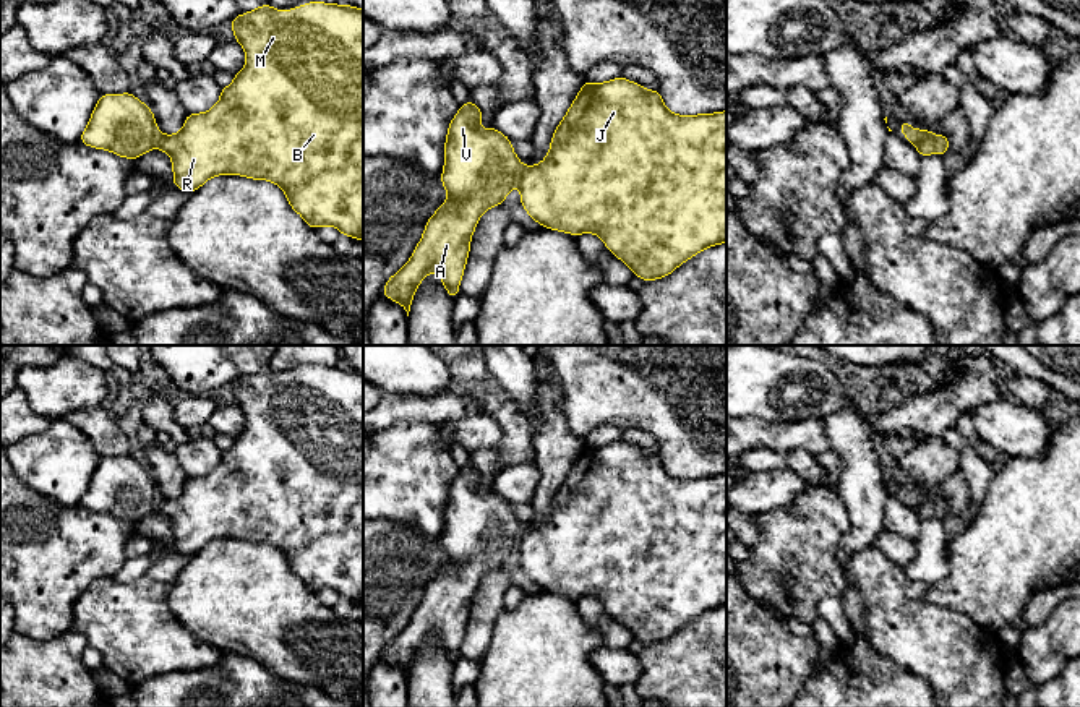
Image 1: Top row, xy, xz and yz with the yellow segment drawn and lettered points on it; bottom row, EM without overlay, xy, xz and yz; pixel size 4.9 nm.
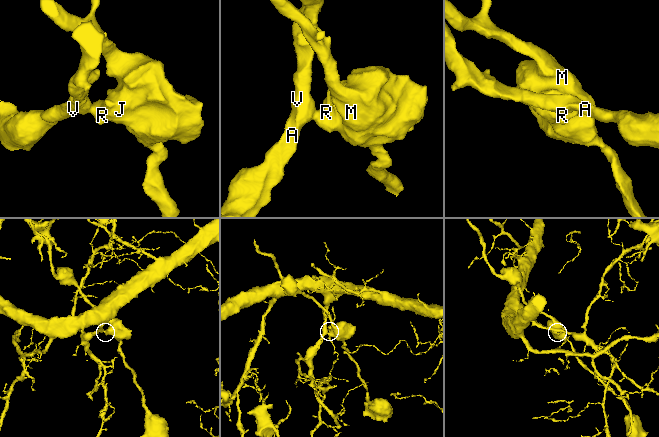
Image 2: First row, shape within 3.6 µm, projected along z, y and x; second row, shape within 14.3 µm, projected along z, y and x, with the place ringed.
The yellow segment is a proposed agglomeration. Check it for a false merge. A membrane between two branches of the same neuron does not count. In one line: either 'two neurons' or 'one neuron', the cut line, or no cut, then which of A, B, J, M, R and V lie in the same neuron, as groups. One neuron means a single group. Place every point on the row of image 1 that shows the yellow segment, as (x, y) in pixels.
two neurons; cut in xz along (522, 167), (516, 184); A V / B J M R

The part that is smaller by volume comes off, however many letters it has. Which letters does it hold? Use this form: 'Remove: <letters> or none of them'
Remove: B, J, M, R

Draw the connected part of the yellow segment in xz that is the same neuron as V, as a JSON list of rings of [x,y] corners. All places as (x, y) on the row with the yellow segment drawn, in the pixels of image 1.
[[[469,99],[452,117],[444,143],[444,169],[441,183],[448,191],[448,199],[426,221],[423,235],[415,246],[410,259],[388,279],[381,294],[397,302],[410,311],[415,289],[426,274],[438,272],[441,282],[454,300],[464,276],[465,263],[470,251],[474,230],[485,211],[501,206],[514,185],[517,185],[522,164],[516,156],[511,139],[495,126],[482,130],[478,126],[483,112]]]

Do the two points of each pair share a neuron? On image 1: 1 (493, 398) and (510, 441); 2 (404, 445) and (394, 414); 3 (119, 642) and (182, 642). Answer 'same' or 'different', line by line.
1: same
2: different
3: same

